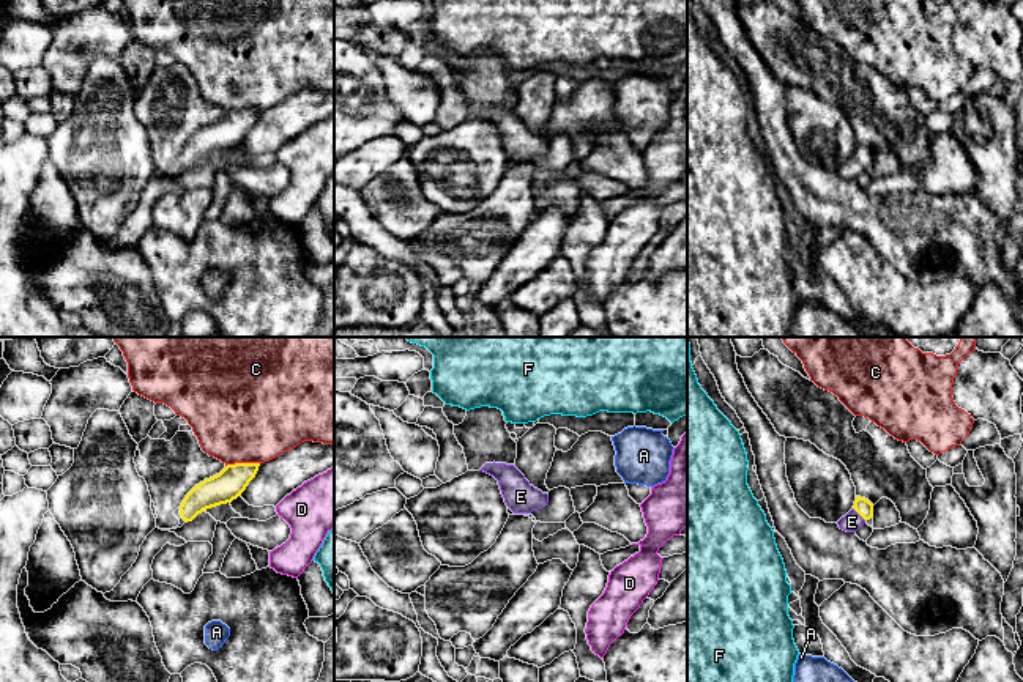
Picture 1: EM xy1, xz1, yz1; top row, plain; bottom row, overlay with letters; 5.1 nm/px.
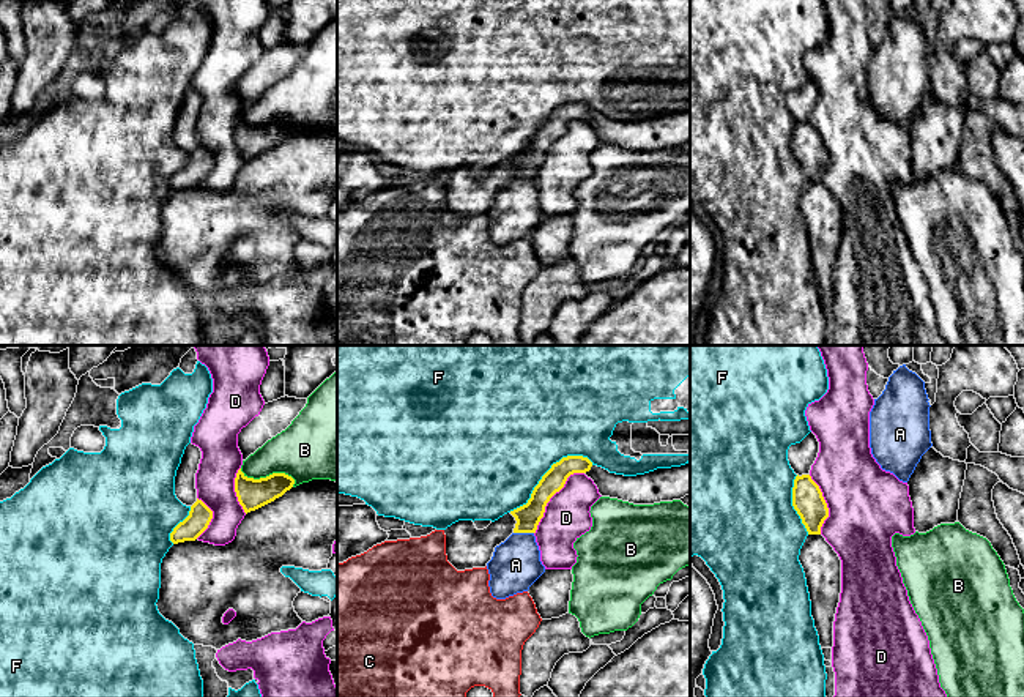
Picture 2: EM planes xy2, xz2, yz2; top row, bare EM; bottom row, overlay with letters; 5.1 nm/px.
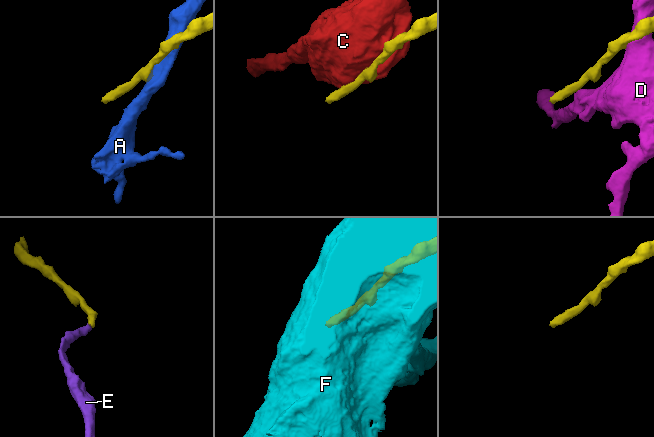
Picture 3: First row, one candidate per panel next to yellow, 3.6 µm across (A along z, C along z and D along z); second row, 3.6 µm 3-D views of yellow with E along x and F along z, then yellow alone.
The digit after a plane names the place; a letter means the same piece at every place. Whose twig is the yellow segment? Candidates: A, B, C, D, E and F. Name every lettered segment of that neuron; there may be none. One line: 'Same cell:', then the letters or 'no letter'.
Same cell: E

